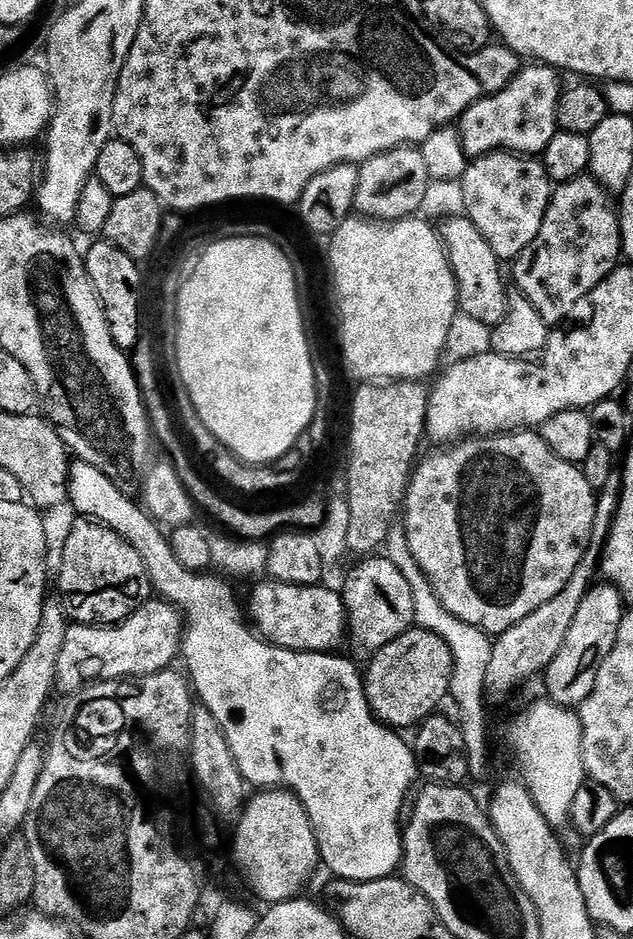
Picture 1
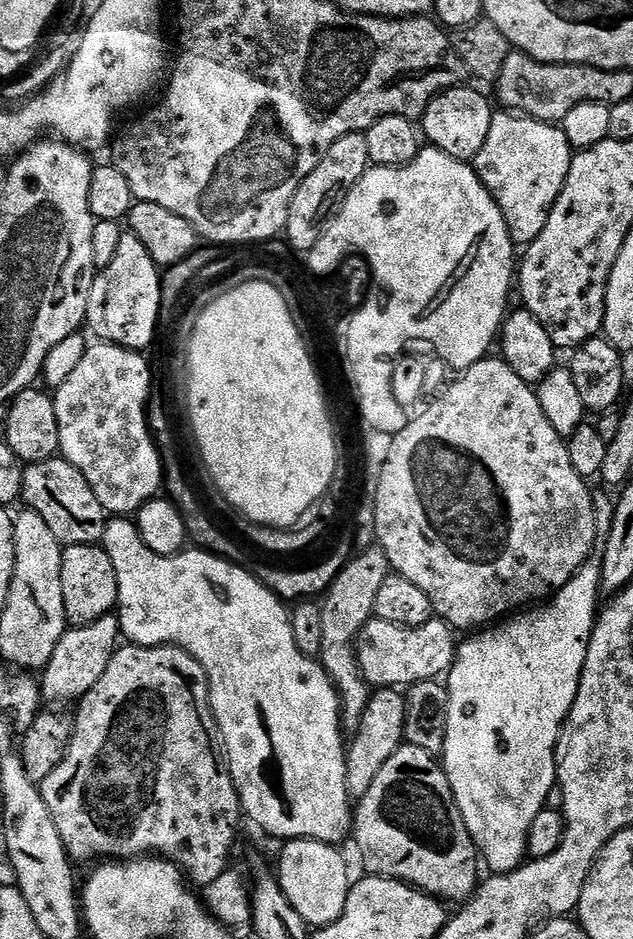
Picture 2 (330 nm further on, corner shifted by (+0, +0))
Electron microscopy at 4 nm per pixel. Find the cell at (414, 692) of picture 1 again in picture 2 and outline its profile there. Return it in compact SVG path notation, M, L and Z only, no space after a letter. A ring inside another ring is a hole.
M377 689L367 702L366 710L355 731L356 740L349 741L347 758L347 790L349 797L359 800L373 785L378 770L389 761L404 742L405 706L407 699L397 689Z

